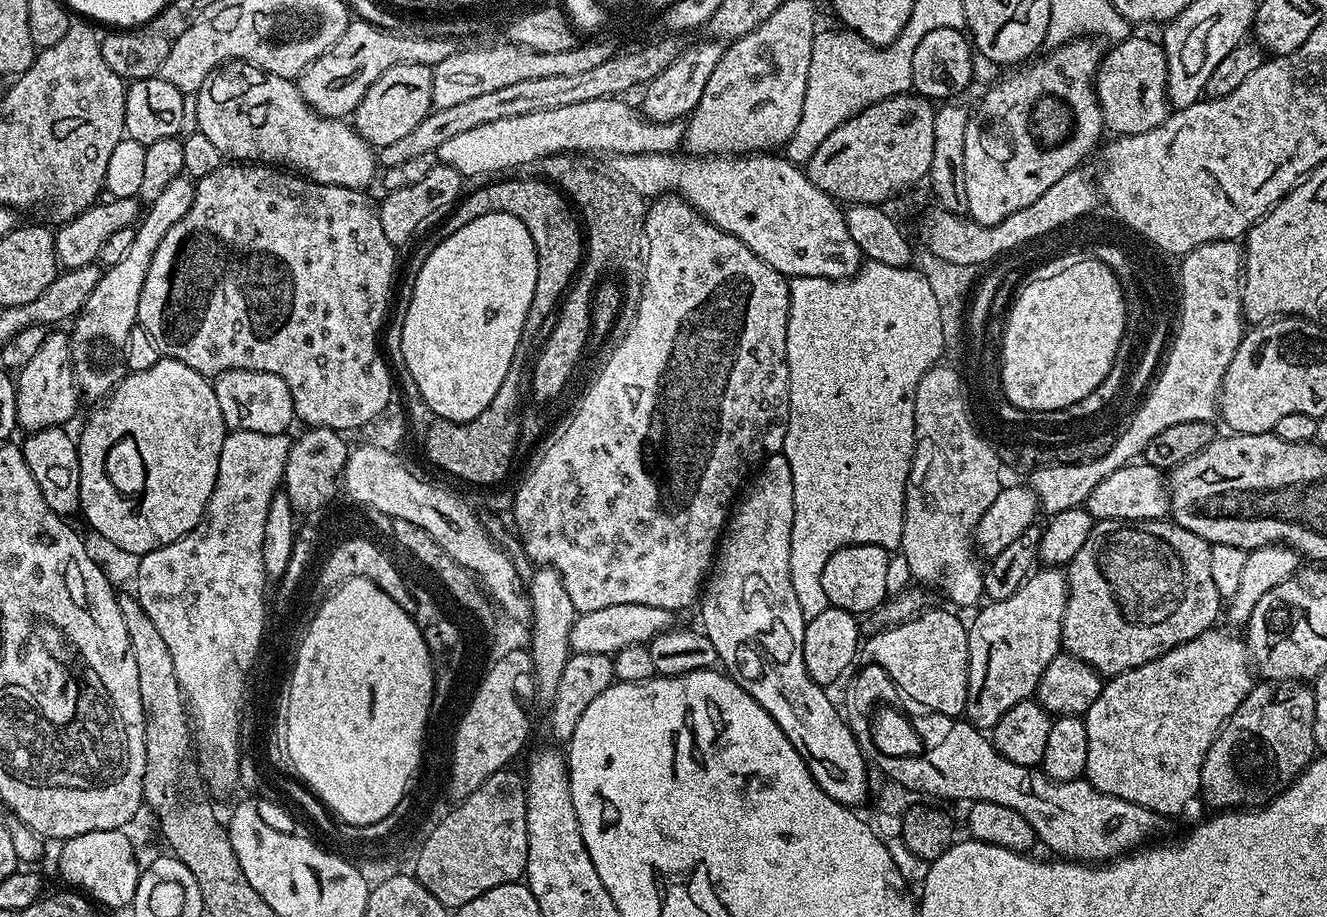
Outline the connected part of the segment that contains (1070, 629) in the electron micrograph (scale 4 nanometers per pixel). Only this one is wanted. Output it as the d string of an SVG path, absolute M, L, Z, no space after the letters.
M1171 519L1163 520L1098 520L1090 530L1090 538L1082 545L1082 550L1074 554L1074 558L1066 566L1068 578L1068 601L1066 602L1066 614L1062 618L1062 634L1060 642L1063 651L1069 652L1074 658L1078 658L1083 664L1089 664L1095 672L1105 678L1117 676L1120 672L1134 670L1162 654L1166 654L1174 646L1190 642L1190 638L1198 638L1207 628L1217 623L1216 615L1222 612L1222 597L1214 587L1214 577L1210 571L1210 550L1212 545L1203 540L1198 534L1178 526Z

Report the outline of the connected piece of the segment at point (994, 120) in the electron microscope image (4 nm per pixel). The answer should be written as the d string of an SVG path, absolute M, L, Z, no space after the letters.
M1092 38L1072 40L1044 54L1048 56L1041 55L1009 71L1012 72L1009 76L1001 75L995 84L987 85L988 93L981 98L980 105L975 106L966 126L964 178L969 203L967 215L971 219L994 226L1002 222L1002 218L1010 218L1014 210L1030 206L1030 202L1042 198L1054 182L1081 167L1096 143L1097 146L1101 143L1100 132L1103 133L1105 127L1095 86L1102 59L1099 46Z

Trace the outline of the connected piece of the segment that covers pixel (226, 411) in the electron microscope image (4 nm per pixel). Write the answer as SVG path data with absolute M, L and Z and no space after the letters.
M230 370L215 377L214 387L225 429L278 434L287 433L288 427L294 424L294 402L290 398L290 386L286 386L278 374L266 374L262 370Z

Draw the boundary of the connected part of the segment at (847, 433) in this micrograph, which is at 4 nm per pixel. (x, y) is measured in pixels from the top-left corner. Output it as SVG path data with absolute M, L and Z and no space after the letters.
M865 259L853 276L845 280L794 276L791 277L788 289L790 290L790 318L786 330L786 358L790 382L790 414L782 455L786 458L786 462L790 462L790 474L794 482L794 526L790 530L790 583L794 585L794 595L798 597L798 606L802 610L805 621L810 621L818 618L822 610L830 607L826 590L822 590L822 566L826 566L838 550L853 546L885 550L891 550L891 548L896 550L900 547L904 521L904 491L916 449L914 394L918 390L918 382L922 380L922 374L936 367L943 357L940 355L946 348L946 341L942 338L942 321L937 299L934 298L929 283L912 266L899 268Z

